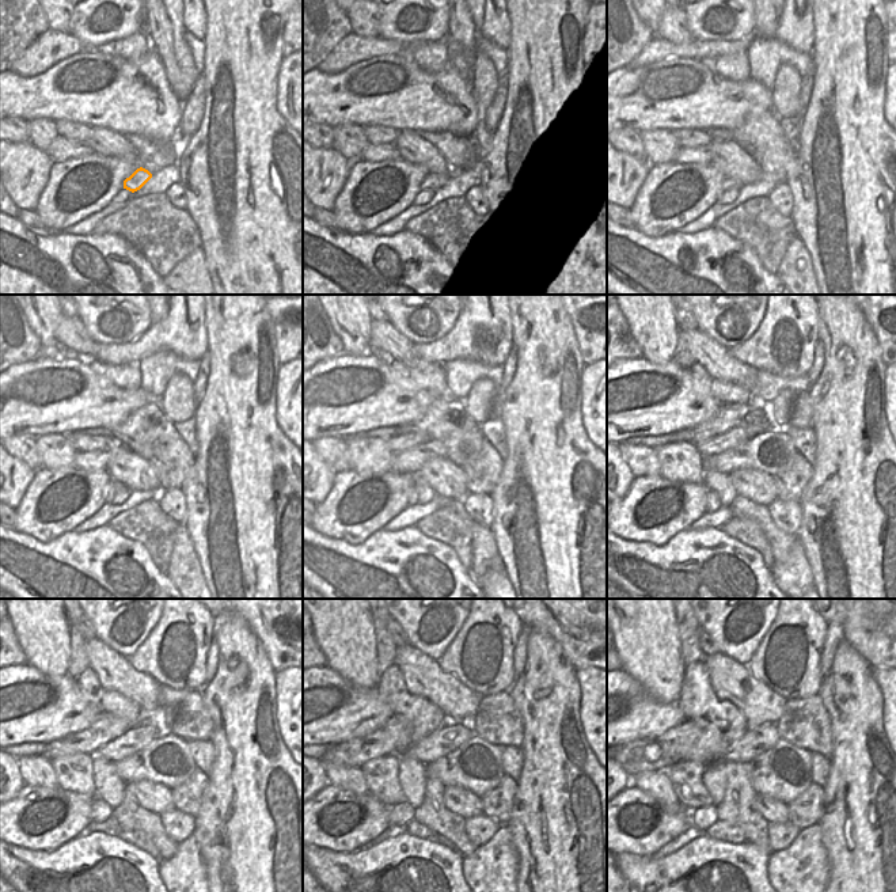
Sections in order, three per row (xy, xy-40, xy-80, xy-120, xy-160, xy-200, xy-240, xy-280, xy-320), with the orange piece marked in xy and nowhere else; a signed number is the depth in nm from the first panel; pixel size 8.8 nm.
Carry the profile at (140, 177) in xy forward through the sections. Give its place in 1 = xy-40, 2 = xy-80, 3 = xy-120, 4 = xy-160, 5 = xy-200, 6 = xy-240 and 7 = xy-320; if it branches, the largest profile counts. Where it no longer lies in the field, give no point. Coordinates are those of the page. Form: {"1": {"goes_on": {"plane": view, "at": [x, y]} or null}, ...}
{"1": {"goes_on": {"plane": "xy-40", "at": [433, 181]}}, "2": {"goes_on": {"plane": "xy-80", "at": [728, 183]}}, "3": {"goes_on": {"plane": "xy-120", "at": [114, 486]}}, "4": {"goes_on": {"plane": "xy-160", "at": [412, 497]}}, "5": {"goes_on": {"plane": "xy-200", "at": [713, 503]}}, "6": {"goes_on": {"plane": "xy-240", "at": [101, 811]}}, "7": {"goes_on": {"plane": "xy-320", "at": [702, 818]}}}

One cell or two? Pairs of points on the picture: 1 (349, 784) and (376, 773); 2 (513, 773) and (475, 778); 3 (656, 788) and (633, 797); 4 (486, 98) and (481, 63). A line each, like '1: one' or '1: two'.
1: two
2: two
3: two
4: one

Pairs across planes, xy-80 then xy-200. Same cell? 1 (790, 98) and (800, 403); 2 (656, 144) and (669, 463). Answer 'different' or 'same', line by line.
1: different
2: same

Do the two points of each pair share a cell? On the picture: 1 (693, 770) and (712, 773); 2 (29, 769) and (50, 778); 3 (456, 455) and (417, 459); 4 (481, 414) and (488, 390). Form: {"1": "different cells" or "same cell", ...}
{"1": "different cells", "2": "same cell", "3": "same cell", "4": "same cell"}

